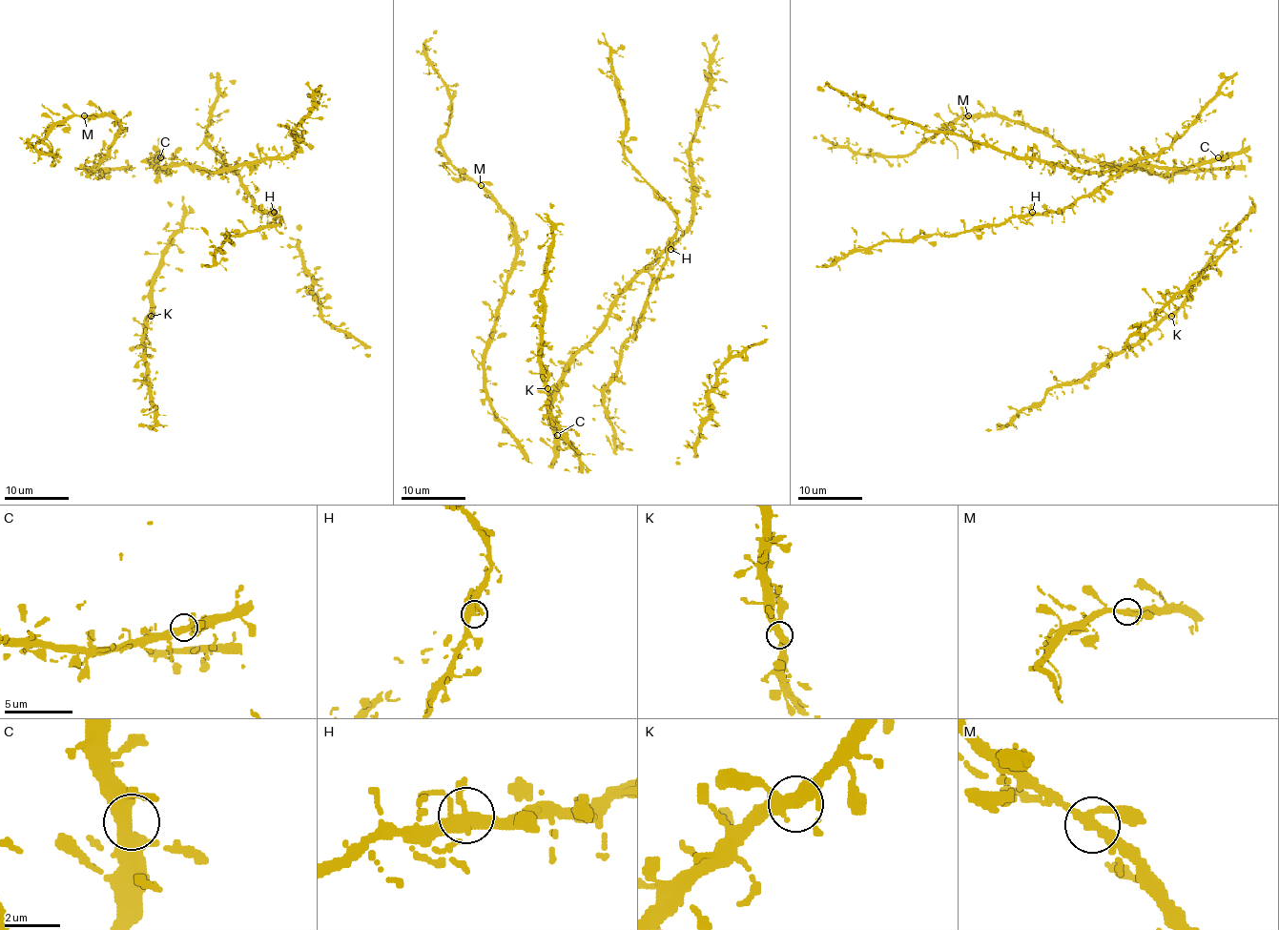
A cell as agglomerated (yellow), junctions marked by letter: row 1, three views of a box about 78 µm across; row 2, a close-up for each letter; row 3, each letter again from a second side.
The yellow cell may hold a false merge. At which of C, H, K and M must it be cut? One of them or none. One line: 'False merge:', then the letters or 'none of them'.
False merge: none of them

